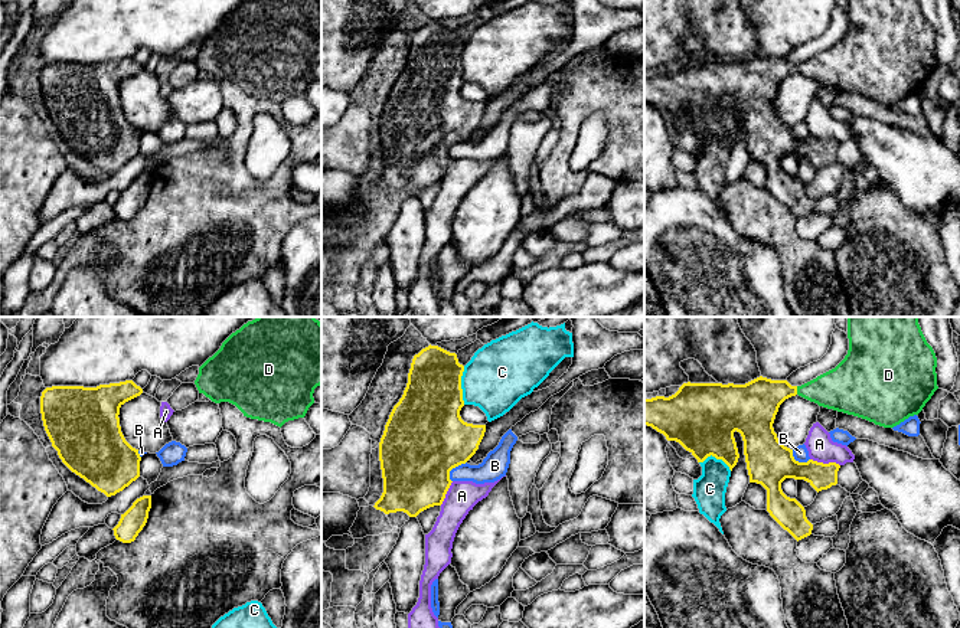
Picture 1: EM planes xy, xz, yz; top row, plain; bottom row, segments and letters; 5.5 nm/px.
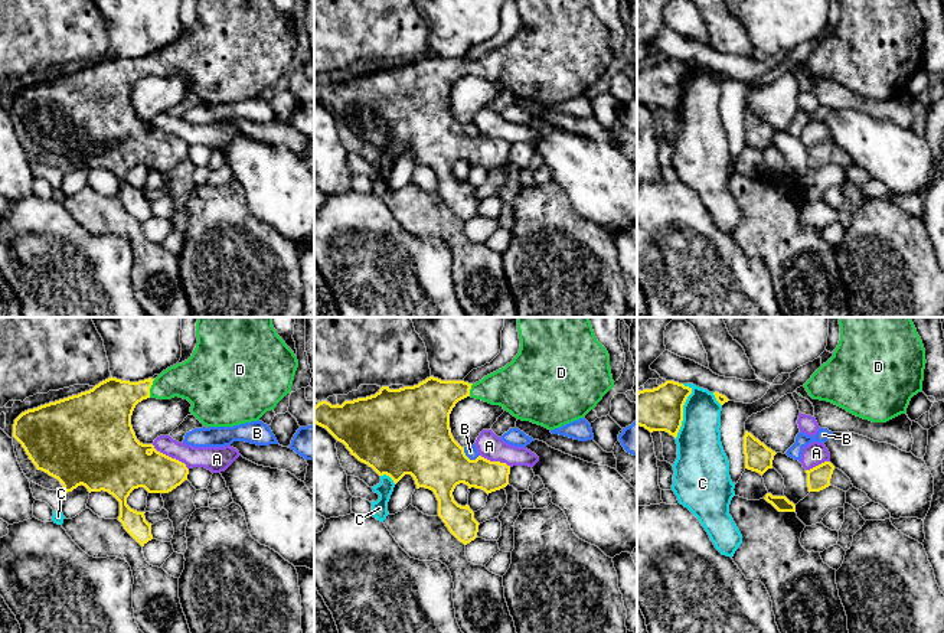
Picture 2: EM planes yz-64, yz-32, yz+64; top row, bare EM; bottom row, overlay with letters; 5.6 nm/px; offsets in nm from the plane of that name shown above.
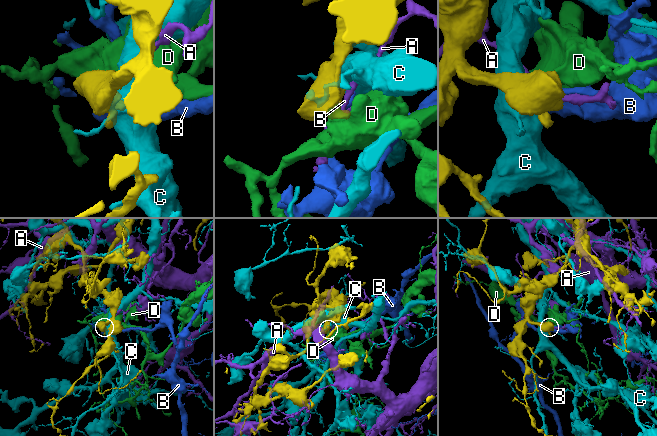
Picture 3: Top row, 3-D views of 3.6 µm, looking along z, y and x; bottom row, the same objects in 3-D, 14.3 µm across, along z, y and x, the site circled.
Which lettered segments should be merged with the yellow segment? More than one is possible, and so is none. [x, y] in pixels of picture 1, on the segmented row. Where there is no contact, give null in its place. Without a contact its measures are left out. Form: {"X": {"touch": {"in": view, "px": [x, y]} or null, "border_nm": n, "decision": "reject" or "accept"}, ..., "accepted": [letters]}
{"A": {"touch": {"in": "yz", "px": [825, 464]}, "border_nm": 170, "decision": "reject"}, "B": {"touch": {"in": "xz", "px": [453, 467]}, "border_nm": 150, "decision": "reject"}, "C": {"touch": {"in": "xz", "px": [460, 385]}, "border_nm": 220, "decision": "reject"}, "D": {"touch": {"in": "yz", "px": [796, 391]}, "border_nm": 50, "decision": "accept"}, "accepted": ["D"]}

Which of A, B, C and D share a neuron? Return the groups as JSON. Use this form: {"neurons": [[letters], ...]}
{"neurons": [["A"], ["B"], ["C"], ["D"]]}

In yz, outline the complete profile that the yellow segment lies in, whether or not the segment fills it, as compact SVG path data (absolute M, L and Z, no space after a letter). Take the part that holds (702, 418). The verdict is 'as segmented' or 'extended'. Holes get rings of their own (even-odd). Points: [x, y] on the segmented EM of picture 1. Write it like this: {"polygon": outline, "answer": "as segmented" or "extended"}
{"polygon": "M848 317L848 338L845 359L835 369L801 386L763 376L745 385L688 382L669 398L644 399L644 425L663 434L667 441L679 442L698 462L712 455L722 459L731 471L739 458L734 438L734 432L739 432L750 483L761 484L767 490L767 511L799 542L812 534L813 524L807 520L804 507L783 493L781 483L786 478L804 480L819 493L837 484L840 465L813 459L796 461L793 449L778 441L773 428L780 405L799 395L819 406L894 428L918 415L938 389L937 357L921 331L918 317Z", "answer": "extended"}

